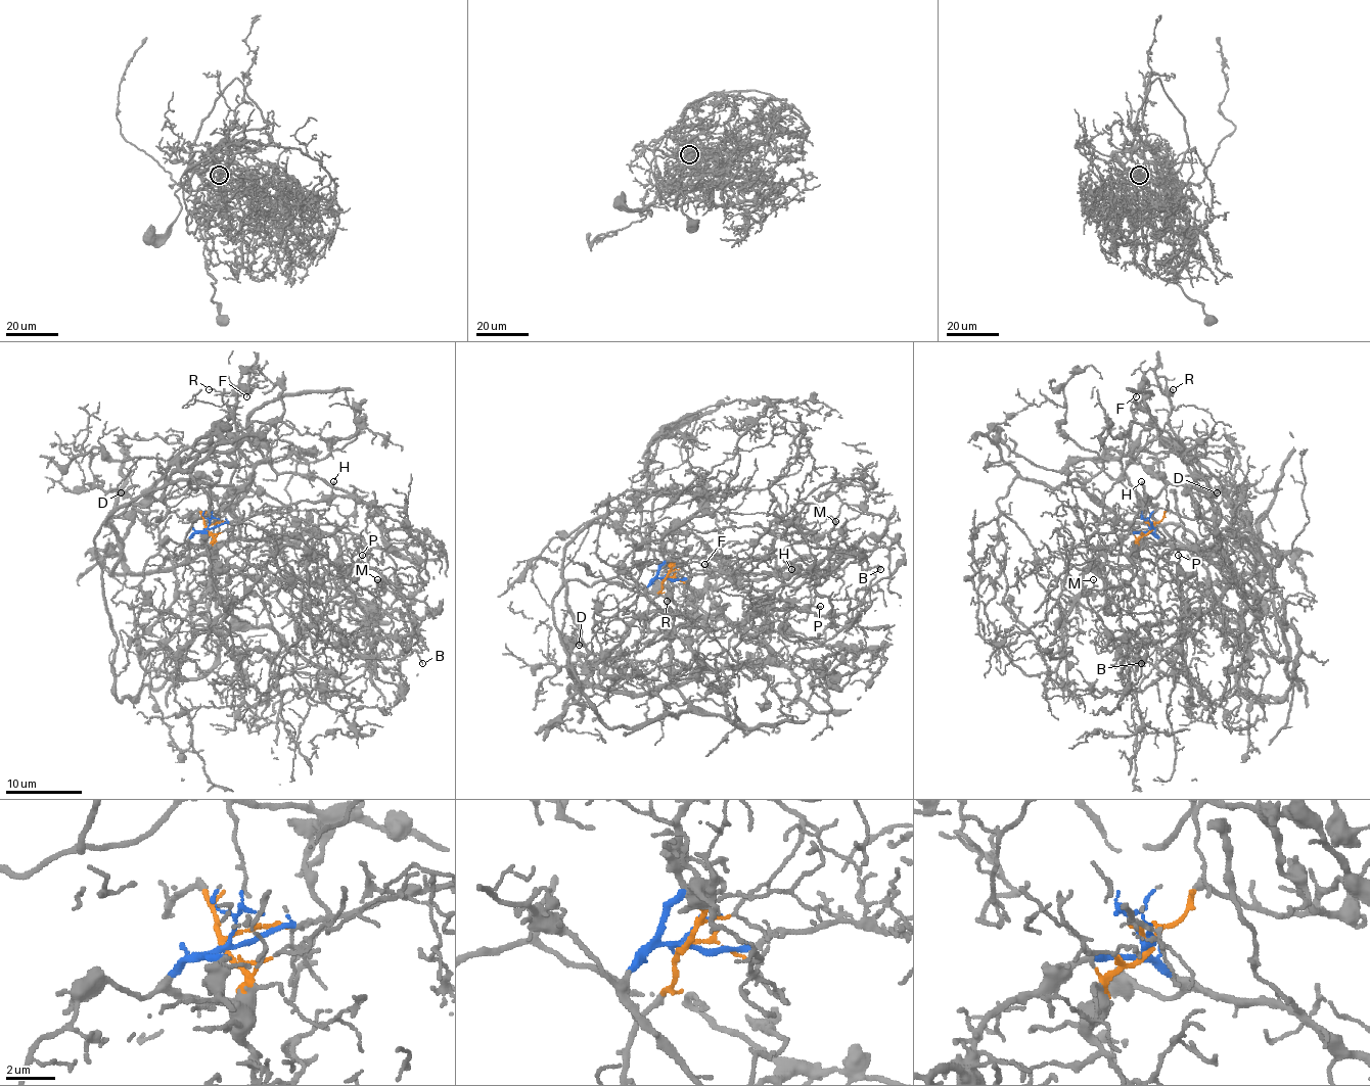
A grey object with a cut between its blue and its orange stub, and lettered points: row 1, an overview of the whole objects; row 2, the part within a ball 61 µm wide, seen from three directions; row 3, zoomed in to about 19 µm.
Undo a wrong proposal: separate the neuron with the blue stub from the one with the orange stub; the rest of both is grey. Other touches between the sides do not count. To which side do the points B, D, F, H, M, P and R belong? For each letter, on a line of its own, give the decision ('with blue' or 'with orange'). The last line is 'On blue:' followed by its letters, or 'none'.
B: with orange
D: with orange
F: with orange
H: with blue
M: with blue
P: with orange
R: with orange
On blue: H, M

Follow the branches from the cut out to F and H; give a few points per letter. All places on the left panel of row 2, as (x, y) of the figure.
F: (207, 527), (198, 512), (189, 516), (231, 508), (253, 479), (233, 420), (235, 400), (257, 385), (246, 396)
H: (207, 527), (253, 517), (303, 501), (324, 501), (331, 492), (333, 481)

